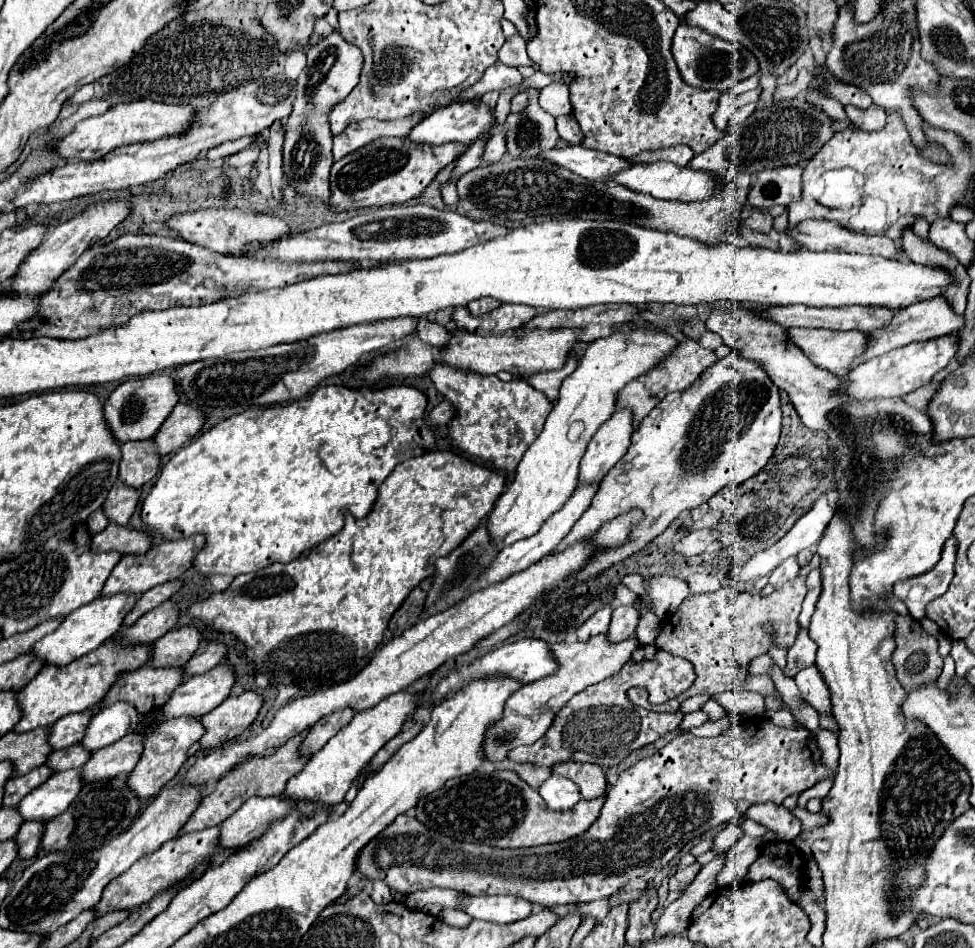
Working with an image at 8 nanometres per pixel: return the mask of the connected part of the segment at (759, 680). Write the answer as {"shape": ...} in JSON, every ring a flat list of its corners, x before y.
{"shape":[[749,675,746,682,746,689,766,696,775,692,776,688,772,679,768,676]]}

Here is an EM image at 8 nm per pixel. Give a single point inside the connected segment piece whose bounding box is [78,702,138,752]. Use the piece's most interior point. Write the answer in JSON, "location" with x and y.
{"location":[110,724]}

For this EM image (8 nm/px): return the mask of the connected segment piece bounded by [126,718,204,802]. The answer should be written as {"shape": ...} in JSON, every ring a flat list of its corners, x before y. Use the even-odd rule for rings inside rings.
{"shape":[[198,718,170,720,170,722,160,724,154,732,146,734,144,752,140,756,140,762,136,764,136,768,126,778,128,788,132,788,132,792,136,792,140,802,154,798,176,776,176,772,180,770,180,766,188,758,188,748,192,744,196,744,202,738,202,734,204,734,204,726,198,722]]}

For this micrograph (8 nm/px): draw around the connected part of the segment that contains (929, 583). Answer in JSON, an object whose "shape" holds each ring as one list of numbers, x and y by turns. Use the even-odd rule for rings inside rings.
{"shape":[[950,538,944,546,940,562,936,564,936,568,932,568,932,572,916,576,914,580,900,580,894,584,892,594,908,606,910,614,916,620,924,618,924,608,930,600,942,596,948,590,948,584,954,576,954,560,956,560,956,540]]}

